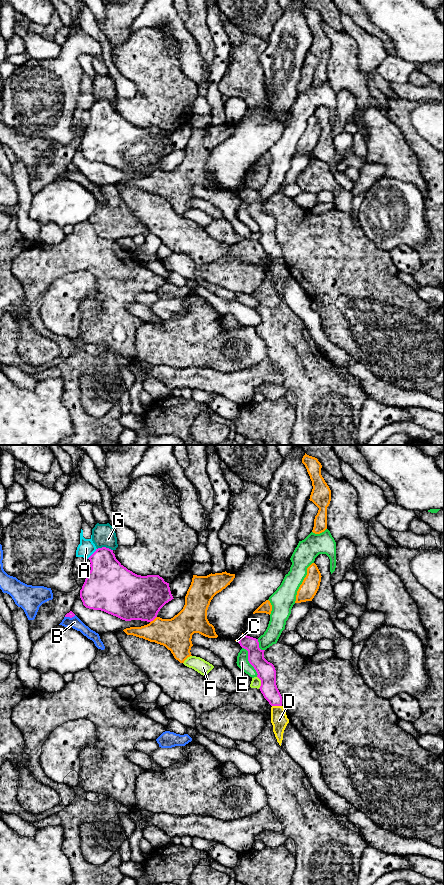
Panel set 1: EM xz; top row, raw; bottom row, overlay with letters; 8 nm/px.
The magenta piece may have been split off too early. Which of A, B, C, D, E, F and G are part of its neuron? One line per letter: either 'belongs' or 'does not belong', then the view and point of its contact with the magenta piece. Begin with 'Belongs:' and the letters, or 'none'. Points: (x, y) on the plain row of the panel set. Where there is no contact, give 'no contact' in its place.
Belongs: D
A: does not belong; contact xz (93, 105)
B: does not belong; contact xz (70, 169)
C: does not belong; contact xz (153, 171)
D: belongs; contact xz (277, 257)
E: does not belong; contact xz (248, 212)
F: does not belong; contact xz (261, 234)
G: does not belong; contact xz (105, 99)

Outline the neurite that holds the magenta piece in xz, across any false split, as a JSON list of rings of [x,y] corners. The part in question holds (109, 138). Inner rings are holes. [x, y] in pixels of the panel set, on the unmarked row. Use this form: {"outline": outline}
{"outline": [[[102,99],[88,110],[91,122],[80,142],[80,150],[86,160],[101,162],[125,173],[151,174],[160,161],[173,150],[169,135],[159,127],[141,128],[124,119],[115,109],[113,102]]]}

